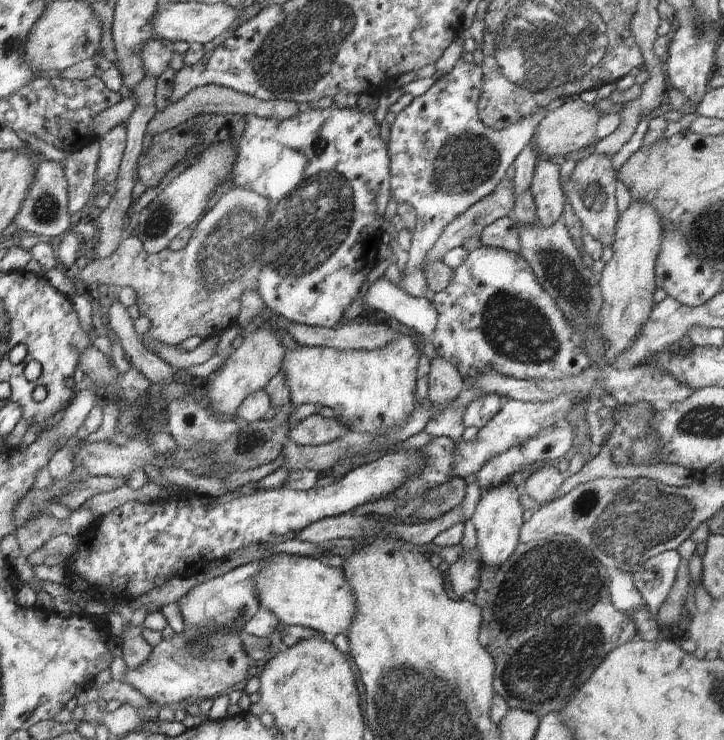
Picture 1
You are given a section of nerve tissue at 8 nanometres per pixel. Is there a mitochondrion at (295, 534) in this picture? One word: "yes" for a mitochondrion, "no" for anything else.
no

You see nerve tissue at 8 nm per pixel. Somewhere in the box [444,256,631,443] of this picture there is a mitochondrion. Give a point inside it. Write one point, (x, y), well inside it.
(516, 328)

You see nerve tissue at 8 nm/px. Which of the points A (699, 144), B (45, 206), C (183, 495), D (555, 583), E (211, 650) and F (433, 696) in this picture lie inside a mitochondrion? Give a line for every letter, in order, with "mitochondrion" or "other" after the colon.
A: other
B: mitochondrion
C: other
D: mitochondrion
E: mitochondrion
F: mitochondrion

